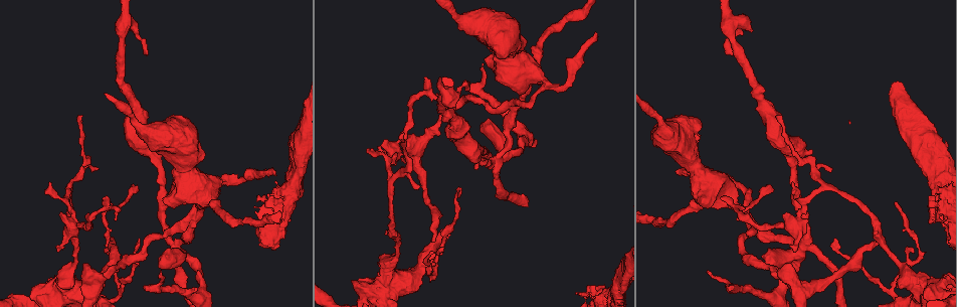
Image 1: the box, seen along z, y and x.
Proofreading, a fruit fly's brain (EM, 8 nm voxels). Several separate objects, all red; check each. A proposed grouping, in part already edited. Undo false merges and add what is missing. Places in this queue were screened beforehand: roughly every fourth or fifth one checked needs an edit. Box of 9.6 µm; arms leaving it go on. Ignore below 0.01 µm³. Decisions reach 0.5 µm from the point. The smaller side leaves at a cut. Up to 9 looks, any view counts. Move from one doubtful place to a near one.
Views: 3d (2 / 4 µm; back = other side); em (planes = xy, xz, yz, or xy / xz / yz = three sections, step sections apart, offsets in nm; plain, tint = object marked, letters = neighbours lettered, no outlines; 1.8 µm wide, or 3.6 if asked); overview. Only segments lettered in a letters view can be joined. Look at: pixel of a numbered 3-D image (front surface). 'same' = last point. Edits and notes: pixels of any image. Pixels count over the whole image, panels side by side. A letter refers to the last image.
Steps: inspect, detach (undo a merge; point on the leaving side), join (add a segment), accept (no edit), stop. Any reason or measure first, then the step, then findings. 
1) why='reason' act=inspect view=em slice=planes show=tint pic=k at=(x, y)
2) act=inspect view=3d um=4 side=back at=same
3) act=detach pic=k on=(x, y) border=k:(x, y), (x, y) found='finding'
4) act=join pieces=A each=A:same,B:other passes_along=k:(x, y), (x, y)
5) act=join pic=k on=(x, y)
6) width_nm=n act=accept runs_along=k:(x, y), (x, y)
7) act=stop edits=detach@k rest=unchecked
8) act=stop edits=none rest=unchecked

why='four-way junction' act=inspect view=em slice=xz step=4 show=tint pic=1 at=(897, 299)

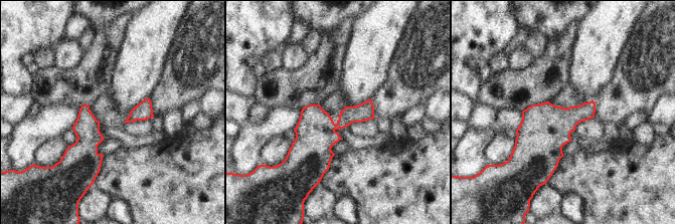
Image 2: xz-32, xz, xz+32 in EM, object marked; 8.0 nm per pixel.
act=inspect view=em slice=xz step=4 show=letters at=same

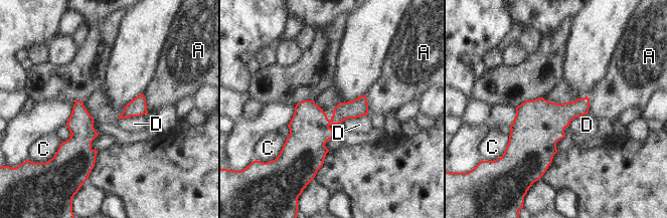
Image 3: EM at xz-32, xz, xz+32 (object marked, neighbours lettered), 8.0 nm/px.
act=accept each=A:other,C:other,D:other border=3:(367, 114), (346, 118), (340, 123) found='continuous, no second neuron'

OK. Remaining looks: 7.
why='free end' act=inspect view=em slice=planes show=letters pic=1 at=(895, 203)

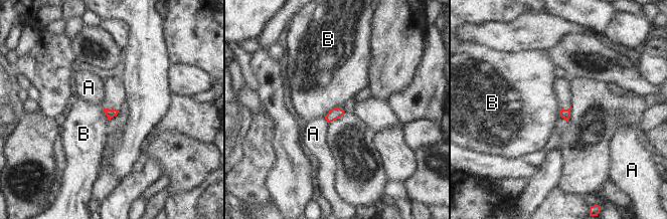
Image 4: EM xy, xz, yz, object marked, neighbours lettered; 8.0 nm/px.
act=accept each=A:other,B:other border=4:(339, 106), (332, 107), (324, 116) found='none of them fits'

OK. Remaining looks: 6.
why='sharp bend' act=inspect view=em slice=xz step=16 show=tint pic=1 at=(800, 242)

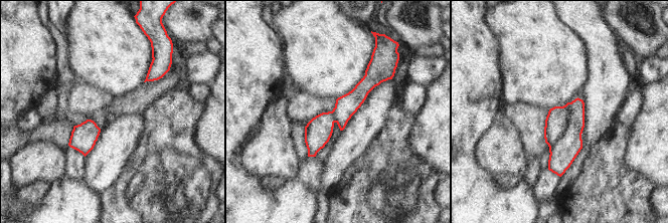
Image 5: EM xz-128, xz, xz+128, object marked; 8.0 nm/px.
act=inspect view=em slice=planes show=tint at=same

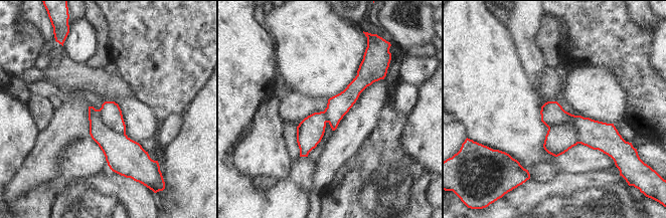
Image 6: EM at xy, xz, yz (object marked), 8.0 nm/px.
act=inspect view=em slice=planes show=letters at=same

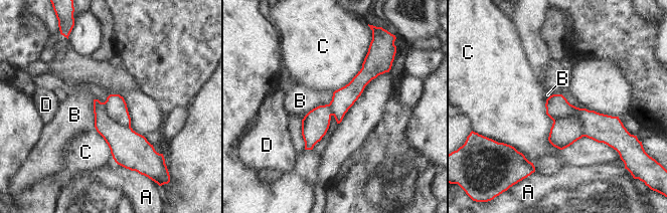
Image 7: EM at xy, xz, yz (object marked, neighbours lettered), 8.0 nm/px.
width_nm=180 act=detach pic=7 on=(563, 133) each=A:other,B:other,C:other,D:other border=7:(553, 121), (574, 118), (585, 136) found='two neurons meet here'

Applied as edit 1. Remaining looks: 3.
act=stop edits=detach@7 rest=unchecked

